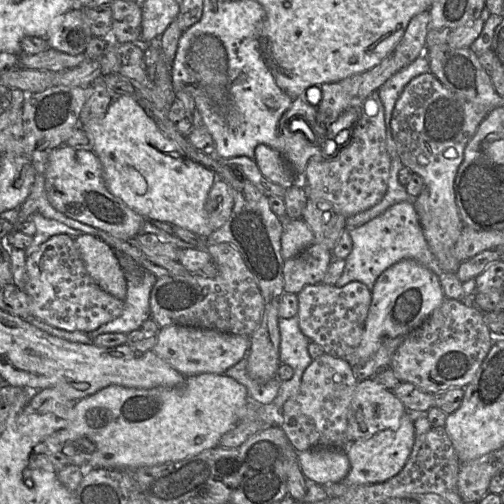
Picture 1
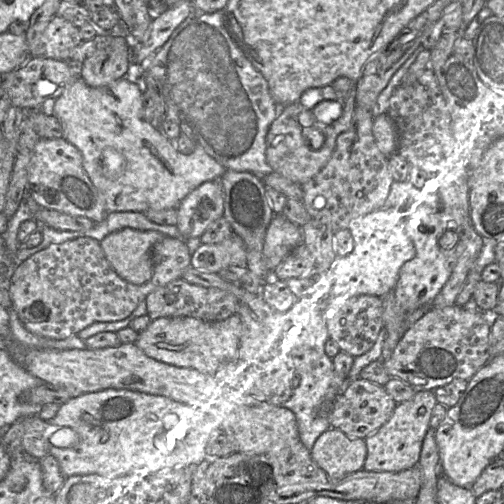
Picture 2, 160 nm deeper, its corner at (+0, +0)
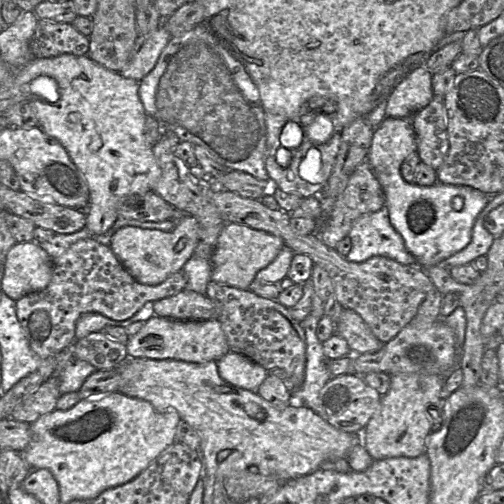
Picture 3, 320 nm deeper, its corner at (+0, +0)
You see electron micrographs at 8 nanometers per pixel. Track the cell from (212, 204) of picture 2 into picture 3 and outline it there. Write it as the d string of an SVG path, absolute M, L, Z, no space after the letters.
M184 214L170 232L133 226L122 227L113 234L109 247L135 281L156 286L183 269L184 264L194 254L199 238L198 220L192 215Z

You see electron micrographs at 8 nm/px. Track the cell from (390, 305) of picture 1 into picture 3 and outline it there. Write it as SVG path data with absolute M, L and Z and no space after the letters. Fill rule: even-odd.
M386 117L374 130L367 161L384 191L392 226L403 237L416 263L426 269L437 266L469 244L475 221L492 195L470 186L440 182L432 186L420 186L406 182L401 174L401 165L415 151L417 137L409 119ZM455 196L462 198L463 207L460 210L452 206Z

